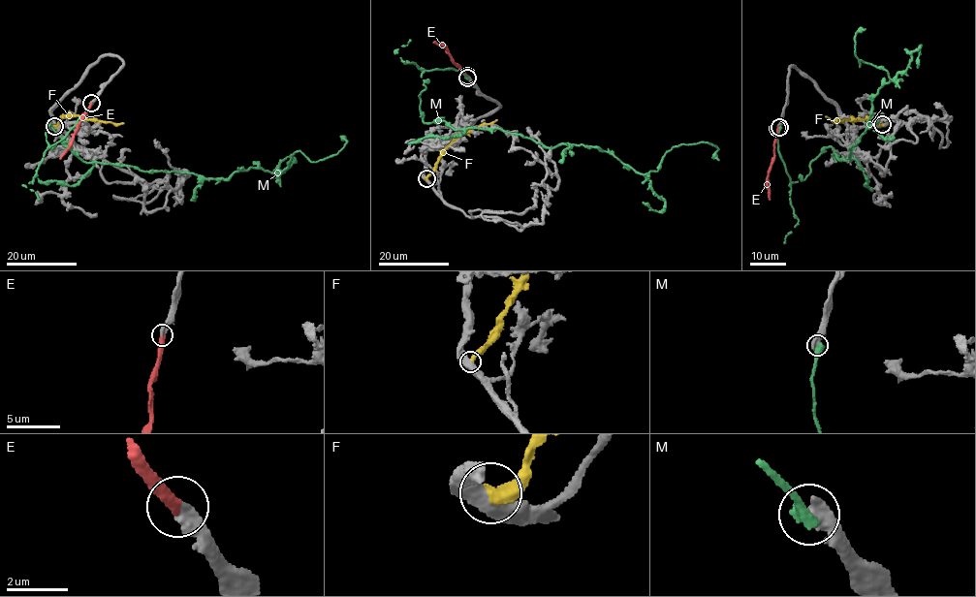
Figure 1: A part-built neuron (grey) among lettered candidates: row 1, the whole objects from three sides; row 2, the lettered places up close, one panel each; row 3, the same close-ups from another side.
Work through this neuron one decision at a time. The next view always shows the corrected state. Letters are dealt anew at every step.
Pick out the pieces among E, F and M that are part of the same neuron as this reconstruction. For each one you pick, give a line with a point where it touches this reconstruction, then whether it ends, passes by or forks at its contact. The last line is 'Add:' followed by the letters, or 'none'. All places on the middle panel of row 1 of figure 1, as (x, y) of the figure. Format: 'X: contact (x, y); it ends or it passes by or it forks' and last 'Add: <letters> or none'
E: contact (467, 76); it ends
Add: E

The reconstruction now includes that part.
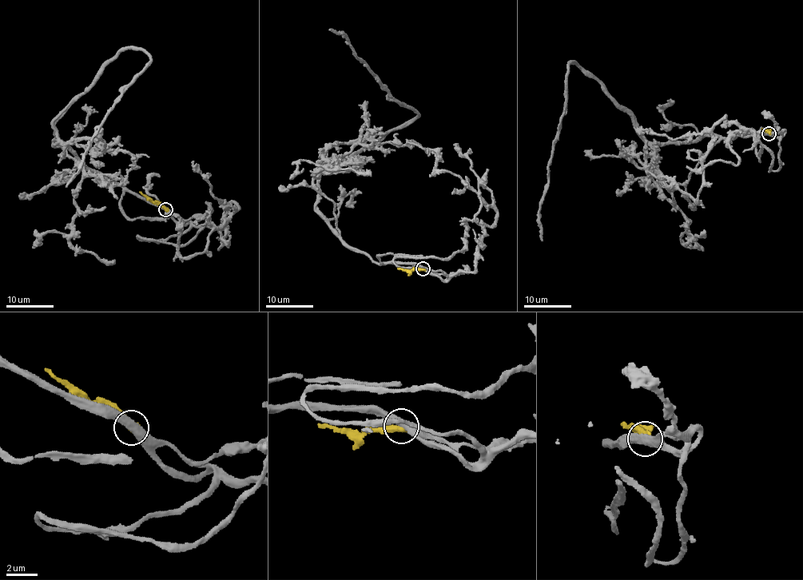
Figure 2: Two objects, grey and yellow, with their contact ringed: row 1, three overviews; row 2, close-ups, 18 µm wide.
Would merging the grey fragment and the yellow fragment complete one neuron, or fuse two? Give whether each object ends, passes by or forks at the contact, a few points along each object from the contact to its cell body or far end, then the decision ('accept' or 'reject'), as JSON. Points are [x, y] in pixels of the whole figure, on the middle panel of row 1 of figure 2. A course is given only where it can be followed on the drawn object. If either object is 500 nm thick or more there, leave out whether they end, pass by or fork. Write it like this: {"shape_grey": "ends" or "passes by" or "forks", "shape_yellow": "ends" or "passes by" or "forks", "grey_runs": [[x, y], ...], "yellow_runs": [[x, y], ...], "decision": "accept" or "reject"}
{"shape_grey": "passes by", "shape_yellow": "ends", "grey_runs": [[423, 268], [359, 252], [316, 206], [318, 171], [418, 112], [392, 97], [346, 35], [328, 29]], "yellow_runs": [[423, 268], [405, 271], [397, 268]], "decision": "reject"}

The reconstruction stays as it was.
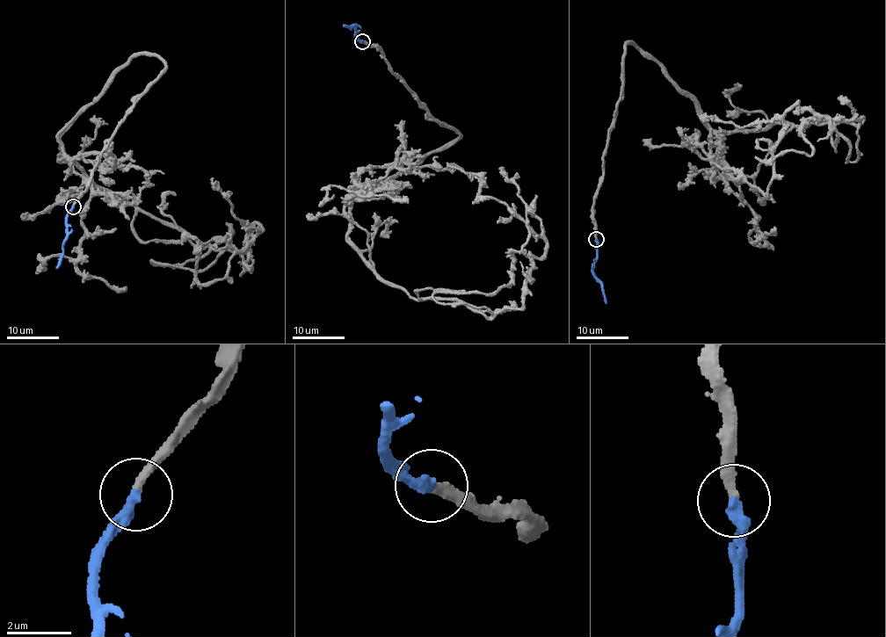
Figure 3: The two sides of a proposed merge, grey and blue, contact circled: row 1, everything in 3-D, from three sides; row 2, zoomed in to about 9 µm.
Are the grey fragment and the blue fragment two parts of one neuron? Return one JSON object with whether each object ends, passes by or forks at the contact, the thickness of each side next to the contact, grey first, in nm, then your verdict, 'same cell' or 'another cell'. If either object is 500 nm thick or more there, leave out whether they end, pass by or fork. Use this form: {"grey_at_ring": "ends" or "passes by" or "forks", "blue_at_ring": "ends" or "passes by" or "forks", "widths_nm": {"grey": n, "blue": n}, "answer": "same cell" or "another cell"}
{"grey_at_ring": "ends", "blue_at_ring": "ends", "widths_nm": {"grey": 300, "blue": 360}, "answer": "same cell"}

